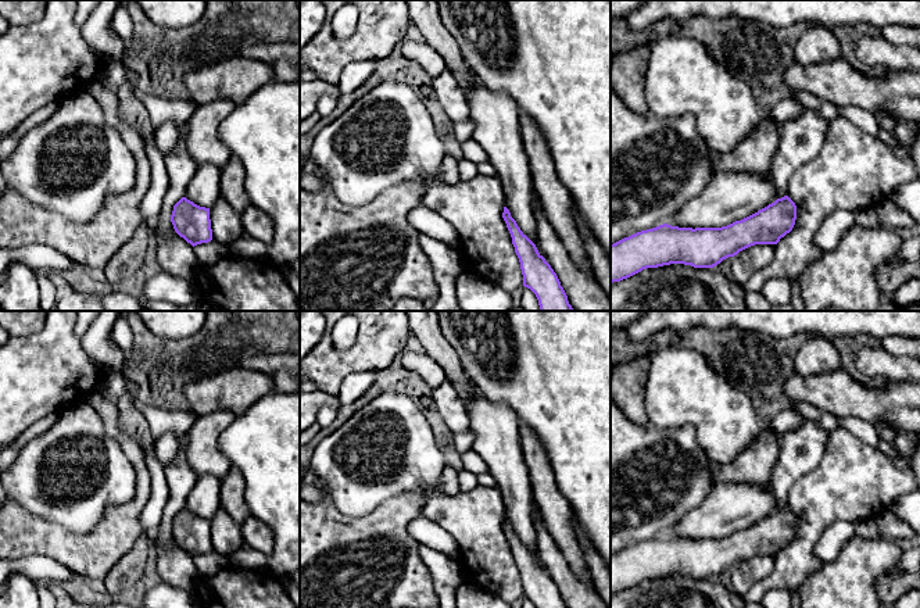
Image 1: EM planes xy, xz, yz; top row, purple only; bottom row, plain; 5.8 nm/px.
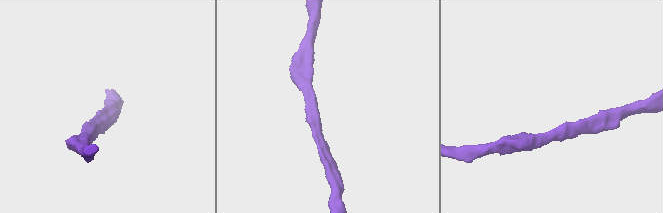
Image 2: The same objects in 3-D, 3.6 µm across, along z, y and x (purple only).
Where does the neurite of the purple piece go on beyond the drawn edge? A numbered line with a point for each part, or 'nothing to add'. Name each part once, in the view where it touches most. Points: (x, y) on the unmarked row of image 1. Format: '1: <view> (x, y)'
nothing to add

